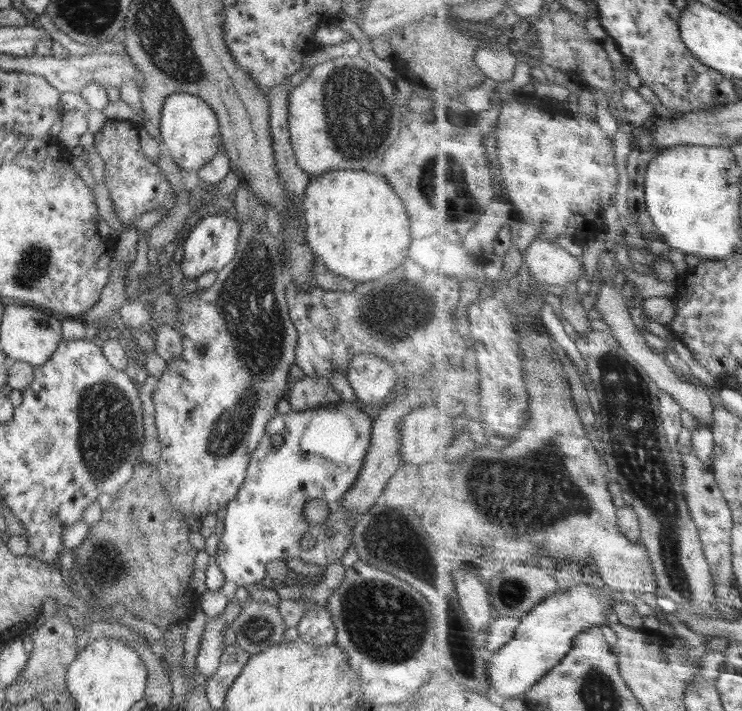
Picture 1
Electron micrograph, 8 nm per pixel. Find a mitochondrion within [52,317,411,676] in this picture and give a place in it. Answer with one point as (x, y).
(105, 426)

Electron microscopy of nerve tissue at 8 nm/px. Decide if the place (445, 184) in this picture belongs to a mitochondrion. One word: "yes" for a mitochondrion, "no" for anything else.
yes

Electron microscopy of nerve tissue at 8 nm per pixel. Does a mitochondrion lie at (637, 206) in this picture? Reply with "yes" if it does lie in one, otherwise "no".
no

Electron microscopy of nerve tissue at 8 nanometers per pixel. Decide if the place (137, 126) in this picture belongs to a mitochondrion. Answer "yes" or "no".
no

